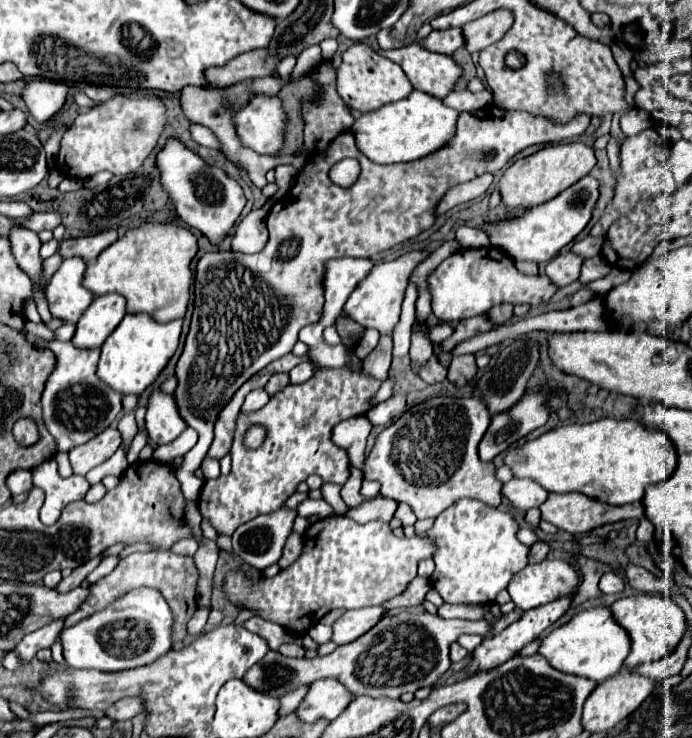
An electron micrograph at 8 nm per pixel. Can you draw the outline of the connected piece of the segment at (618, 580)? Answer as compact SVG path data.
M607 572L599 580L599 590L603 594L619 594L619 592L623 592L623 588L625 588L623 578L619 574L615 574L615 572Z

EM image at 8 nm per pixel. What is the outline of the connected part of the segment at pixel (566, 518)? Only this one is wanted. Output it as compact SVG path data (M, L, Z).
M569 492L569 494L549 494L549 498L541 504L541 518L551 522L553 526L557 526L559 530L565 530L569 534L585 534L593 528L599 528L603 524L613 524L619 520L629 520L629 518L643 518L643 504L635 502L635 504L625 504L625 506L609 506L601 500L589 498L581 492Z

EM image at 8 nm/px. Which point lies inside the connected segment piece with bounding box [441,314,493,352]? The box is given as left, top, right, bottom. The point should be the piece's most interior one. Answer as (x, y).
(471, 326)

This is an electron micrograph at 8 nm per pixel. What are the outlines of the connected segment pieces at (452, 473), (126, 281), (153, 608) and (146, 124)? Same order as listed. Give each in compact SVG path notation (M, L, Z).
M435 396L425 402L415 404L403 416L391 422L381 434L377 434L371 452L363 462L363 478L377 480L381 484L379 494L397 502L405 502L413 508L417 518L437 518L443 510L455 504L461 498L475 498L485 502L487 506L501 504L501 482L495 478L495 464L481 462L477 454L477 446L489 428L491 414L487 406L471 396L471 398L447 398Z
M141 224L139 228L131 228L125 232L123 238L119 238L117 242L113 242L109 248L105 248L99 258L91 264L87 264L87 272L85 272L85 286L95 294L95 296L103 296L109 292L117 292L123 294L127 298L127 312L129 314L137 314L137 312L145 312L149 316L153 316L157 322L171 322L175 318L183 318L185 310L187 310L187 302L189 302L189 286L191 286L191 262L197 256L197 238L179 226L173 224Z
M141 586L129 594L119 596L107 608L87 616L75 626L67 628L61 636L63 656L69 668L95 668L101 672L119 672L139 668L155 662L159 656L173 648L171 624L173 612L159 590Z
M117 94L103 104L93 106L89 112L77 116L73 126L61 140L57 170L63 176L73 176L81 180L91 178L101 170L109 170L113 174L131 174L157 148L159 134L165 130L165 124L167 108L159 98L131 100L123 94Z

